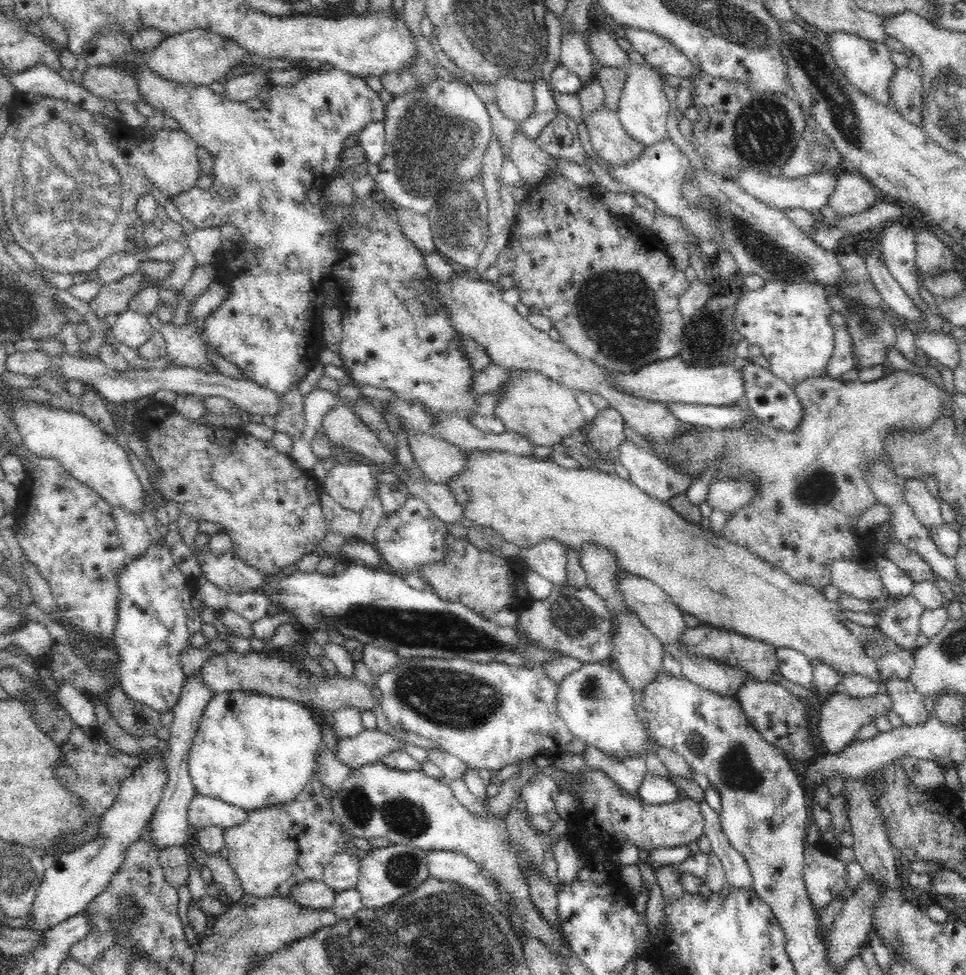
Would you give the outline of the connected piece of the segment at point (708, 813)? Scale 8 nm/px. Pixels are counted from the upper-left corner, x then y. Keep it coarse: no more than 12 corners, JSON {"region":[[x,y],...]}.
{"region":[[705,800],[704,834],[722,861],[729,889],[752,887],[744,858],[723,833],[720,815]]}

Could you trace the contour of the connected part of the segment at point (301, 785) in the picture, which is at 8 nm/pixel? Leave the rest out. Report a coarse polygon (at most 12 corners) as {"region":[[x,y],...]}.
{"region":[[214,694],[188,770],[201,796],[287,805],[318,778],[302,703]]}

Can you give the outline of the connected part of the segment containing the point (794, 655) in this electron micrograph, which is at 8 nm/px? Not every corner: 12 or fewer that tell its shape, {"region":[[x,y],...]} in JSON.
{"region":[[779,651],[778,668],[786,680],[812,690],[814,669],[804,654]]}

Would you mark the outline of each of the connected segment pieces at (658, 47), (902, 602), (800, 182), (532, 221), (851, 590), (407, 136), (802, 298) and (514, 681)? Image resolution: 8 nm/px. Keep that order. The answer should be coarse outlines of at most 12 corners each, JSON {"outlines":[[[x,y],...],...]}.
{"outlines":[[[622,26],[634,51],[665,76],[692,79],[692,62],[663,36]],[[912,594],[872,610],[877,628],[916,652],[925,610]],[[745,169],[738,184],[764,204],[811,213],[839,178],[825,169],[796,179]],[[558,175],[519,205],[520,302],[613,373],[682,350],[689,282]],[[828,562],[832,585],[857,599],[886,588],[875,568]],[[461,78],[394,97],[375,189],[428,214],[493,135]],[[766,281],[734,323],[791,387],[824,377],[829,288]],[[404,658],[393,728],[478,771],[587,752],[542,669]]]}

